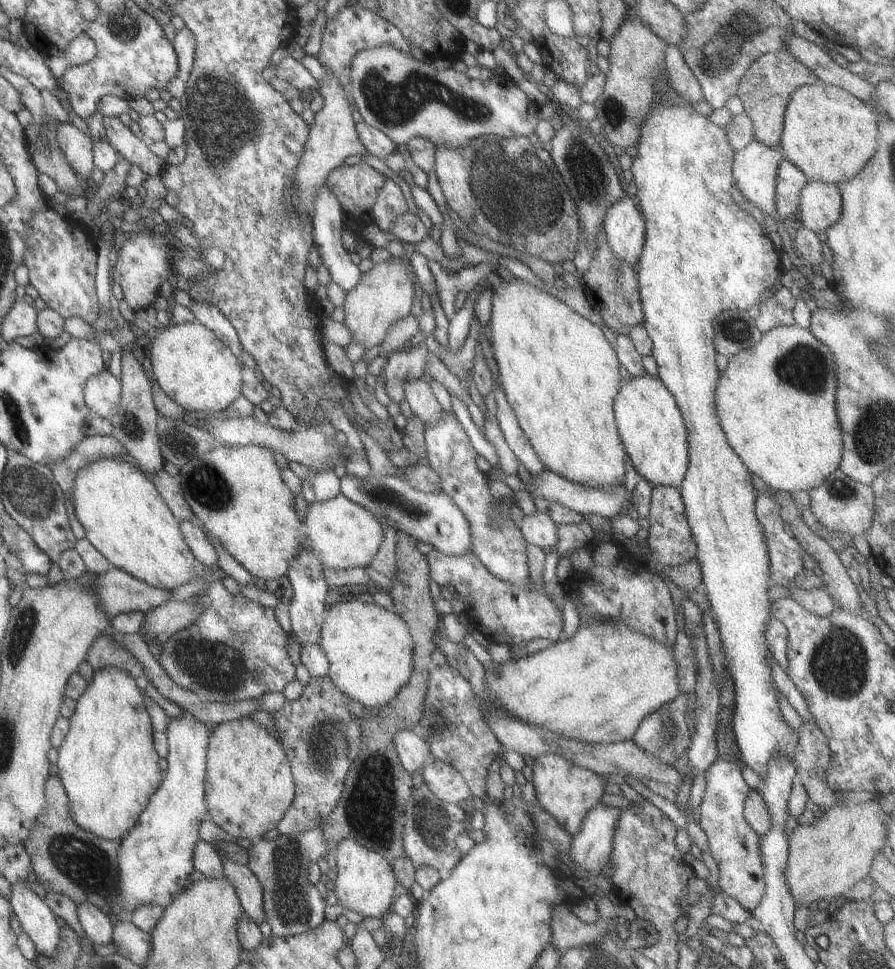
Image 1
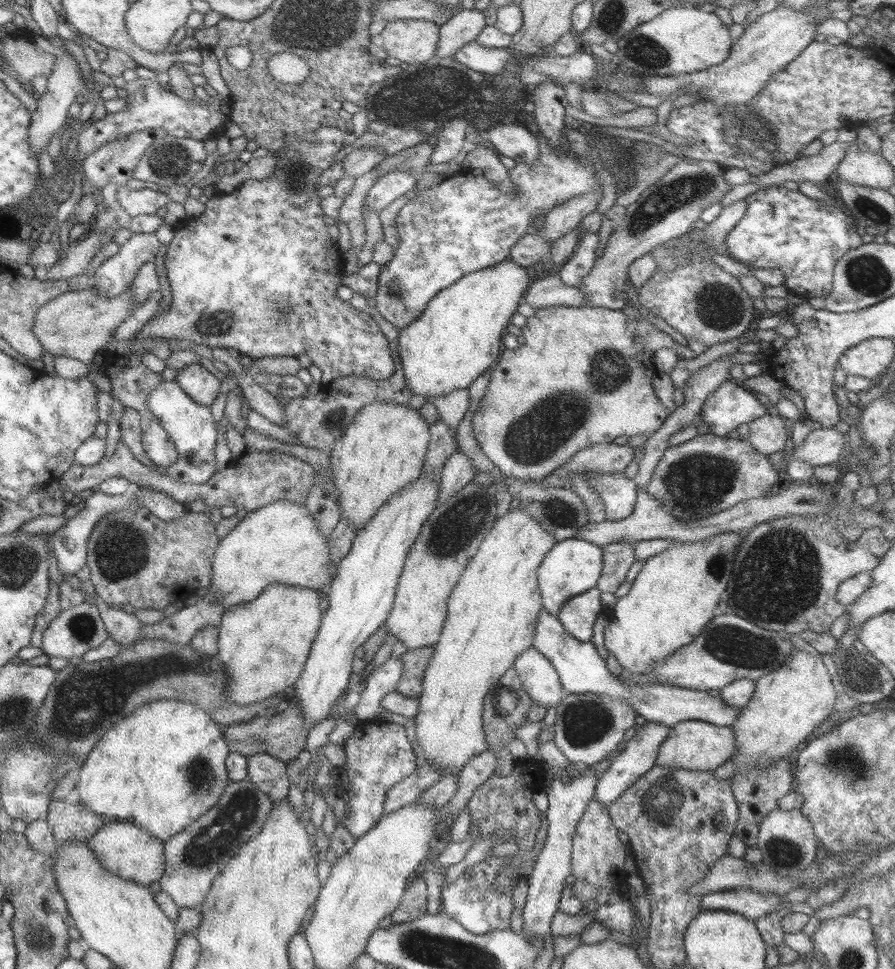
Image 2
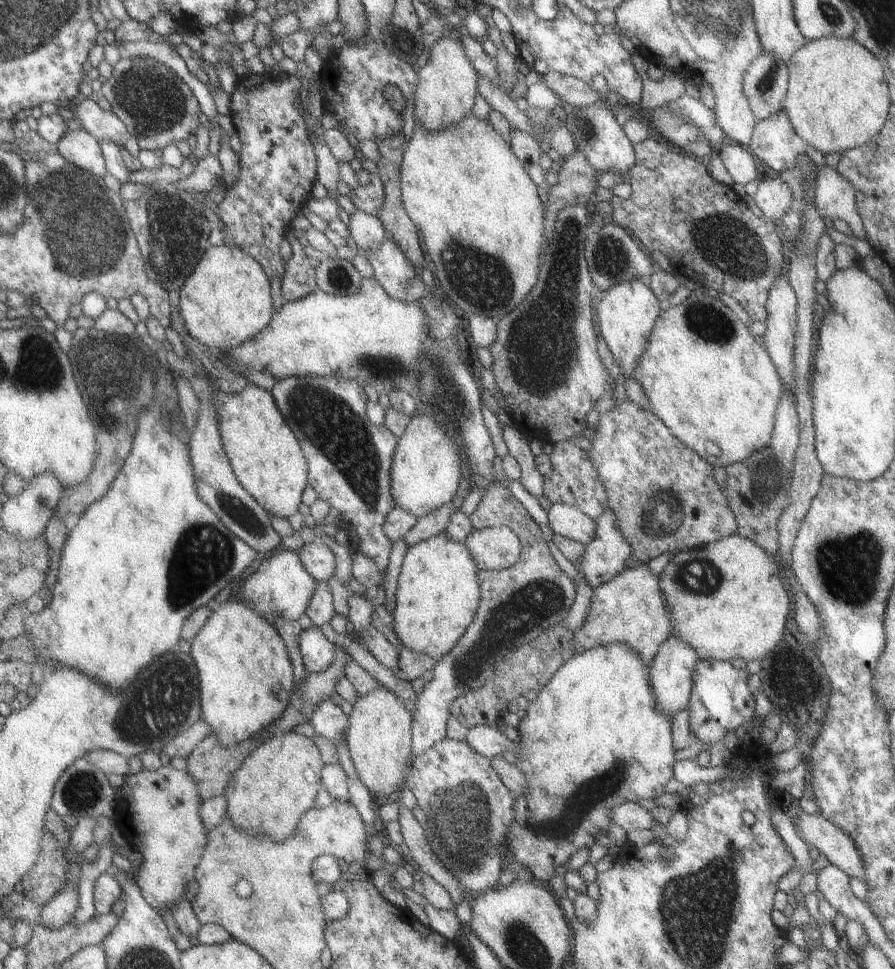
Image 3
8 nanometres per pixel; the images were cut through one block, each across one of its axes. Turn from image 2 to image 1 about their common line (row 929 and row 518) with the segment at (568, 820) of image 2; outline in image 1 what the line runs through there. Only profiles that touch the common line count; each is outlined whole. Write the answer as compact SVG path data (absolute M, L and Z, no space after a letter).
M535 511L533 516L522 516L517 525L523 540L527 544L537 546L545 551L553 549L554 542L557 542L555 536L556 524L545 514Z

